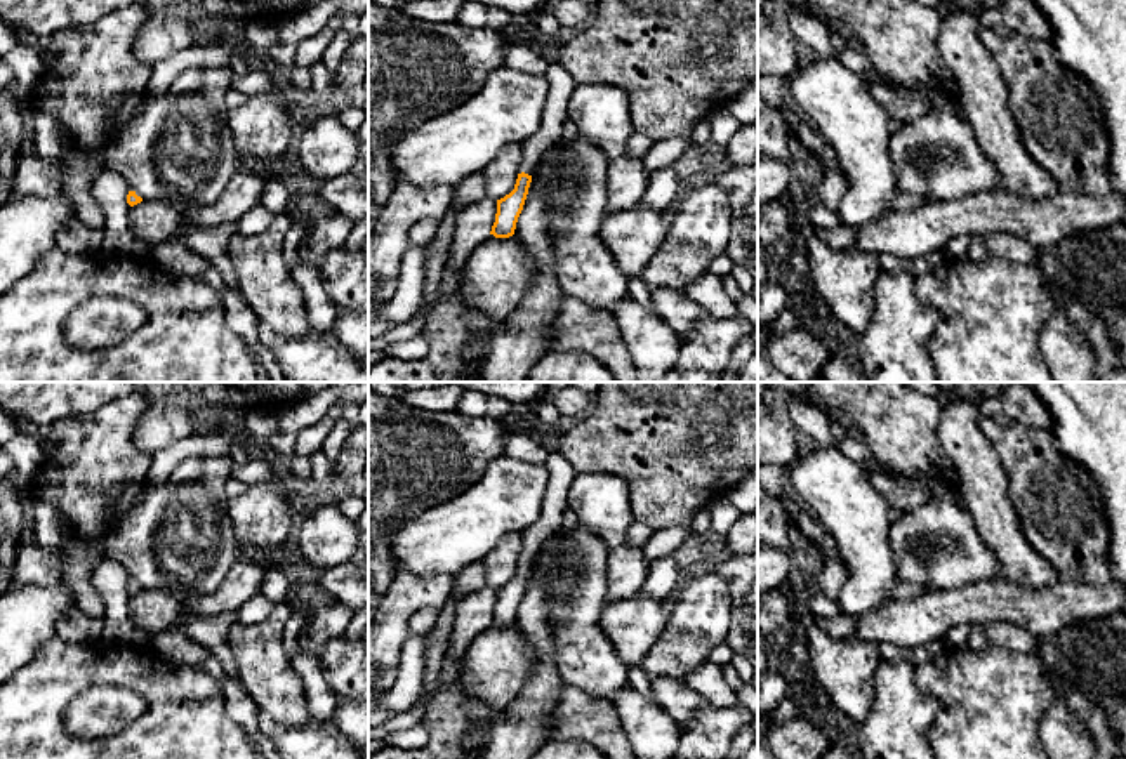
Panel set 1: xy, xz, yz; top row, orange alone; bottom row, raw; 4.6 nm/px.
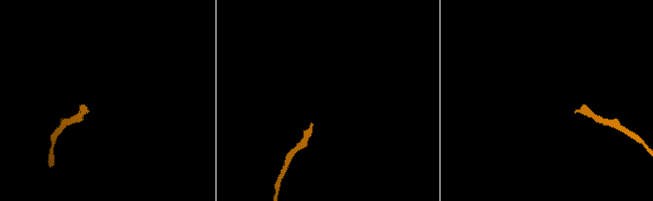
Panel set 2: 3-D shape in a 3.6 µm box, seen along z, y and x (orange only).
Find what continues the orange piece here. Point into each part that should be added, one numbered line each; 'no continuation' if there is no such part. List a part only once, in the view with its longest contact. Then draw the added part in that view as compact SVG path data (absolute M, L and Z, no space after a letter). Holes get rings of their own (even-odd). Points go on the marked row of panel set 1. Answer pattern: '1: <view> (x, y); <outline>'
1: xz (562, 85); M558 61L547 64L546 78L549 82L549 92L546 97L542 123L532 137L520 144L523 153L518 170L520 174L525 172L532 175L542 153L565 134L568 102L577 82Z

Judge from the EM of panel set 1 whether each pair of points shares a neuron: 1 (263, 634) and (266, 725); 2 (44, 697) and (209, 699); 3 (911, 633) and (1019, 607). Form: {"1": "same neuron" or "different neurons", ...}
{"1": "different neurons", "2": "same neuron", "3": "same neuron"}

